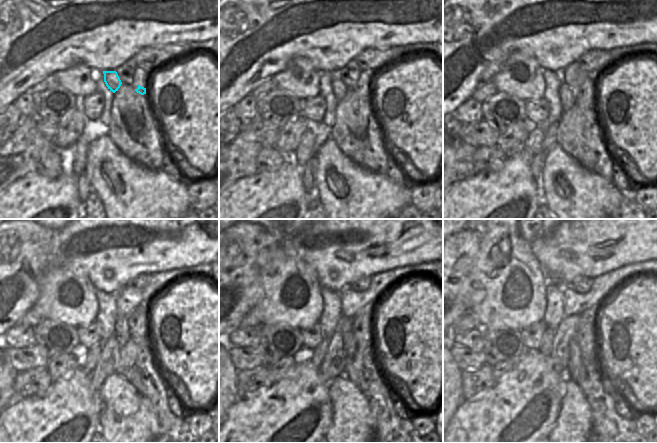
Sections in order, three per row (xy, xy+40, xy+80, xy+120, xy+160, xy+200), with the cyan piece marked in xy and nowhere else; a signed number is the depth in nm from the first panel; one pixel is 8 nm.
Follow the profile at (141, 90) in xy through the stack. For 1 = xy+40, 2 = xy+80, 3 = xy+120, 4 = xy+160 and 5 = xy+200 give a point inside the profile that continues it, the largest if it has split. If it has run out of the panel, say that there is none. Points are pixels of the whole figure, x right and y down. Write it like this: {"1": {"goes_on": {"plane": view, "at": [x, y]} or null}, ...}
{"1": {"goes_on": {"plane": "xy+40", "at": [364, 93]}}, "2": {"goes_on": {"plane": "xy+80", "at": [585, 98]}}, "3": {"goes_on": {"plane": "xy+120", "at": [136, 325]}}, "4": {"goes_on": {"plane": "xy+160", "at": [360, 337]}}, "5": {"goes_on": {"plane": "xy+200", "at": [582, 349]}}}

